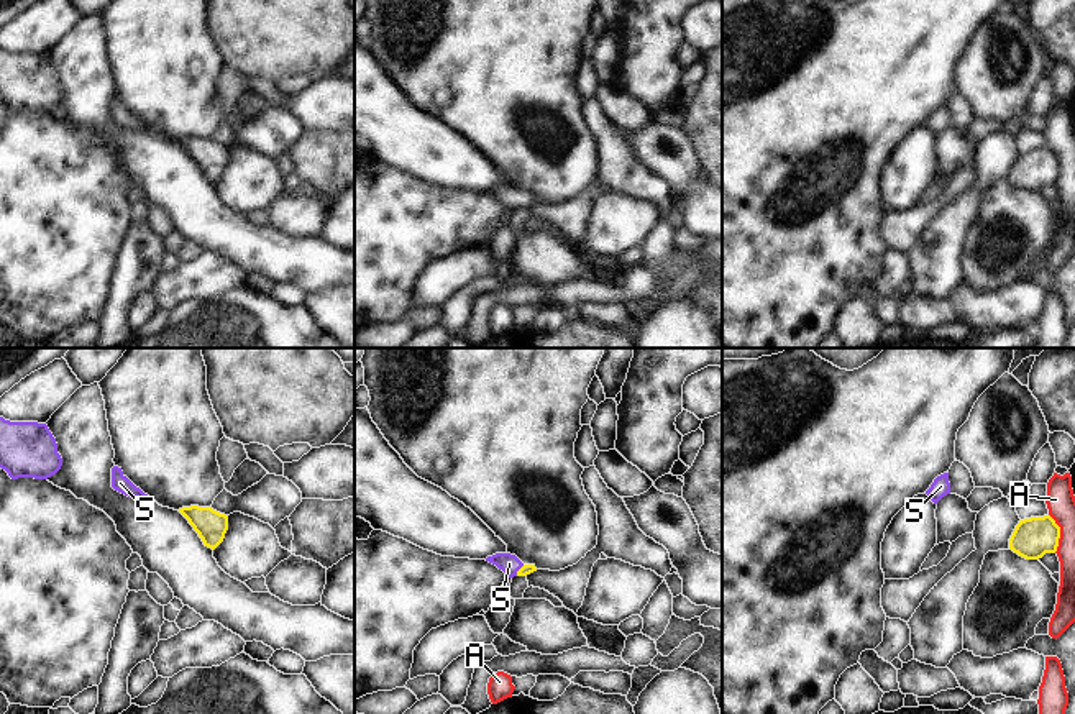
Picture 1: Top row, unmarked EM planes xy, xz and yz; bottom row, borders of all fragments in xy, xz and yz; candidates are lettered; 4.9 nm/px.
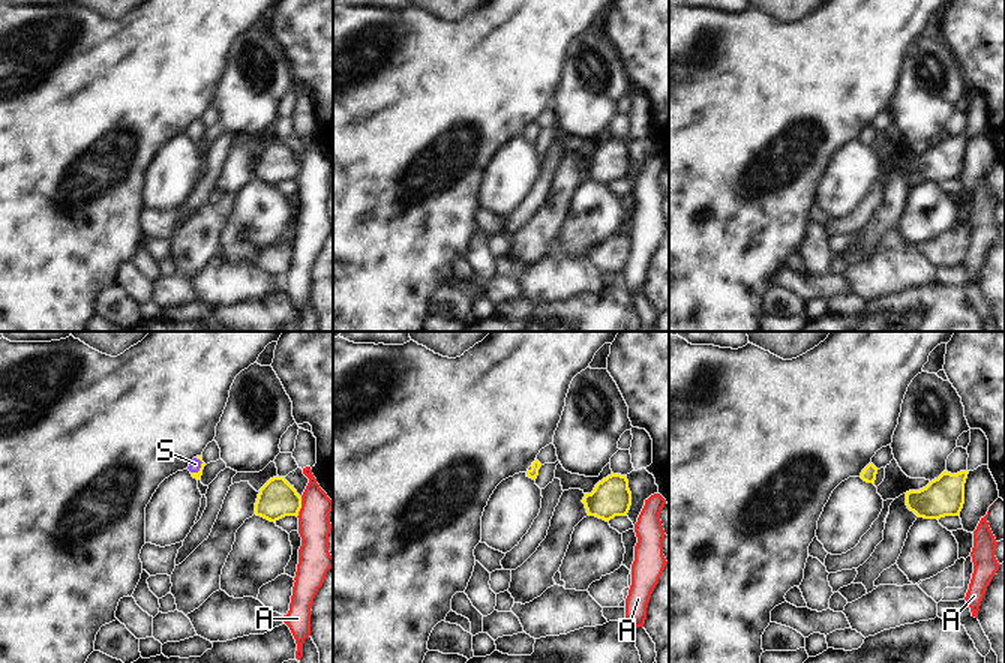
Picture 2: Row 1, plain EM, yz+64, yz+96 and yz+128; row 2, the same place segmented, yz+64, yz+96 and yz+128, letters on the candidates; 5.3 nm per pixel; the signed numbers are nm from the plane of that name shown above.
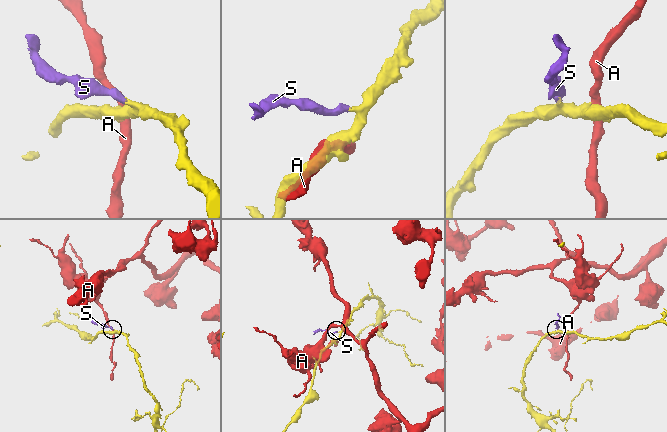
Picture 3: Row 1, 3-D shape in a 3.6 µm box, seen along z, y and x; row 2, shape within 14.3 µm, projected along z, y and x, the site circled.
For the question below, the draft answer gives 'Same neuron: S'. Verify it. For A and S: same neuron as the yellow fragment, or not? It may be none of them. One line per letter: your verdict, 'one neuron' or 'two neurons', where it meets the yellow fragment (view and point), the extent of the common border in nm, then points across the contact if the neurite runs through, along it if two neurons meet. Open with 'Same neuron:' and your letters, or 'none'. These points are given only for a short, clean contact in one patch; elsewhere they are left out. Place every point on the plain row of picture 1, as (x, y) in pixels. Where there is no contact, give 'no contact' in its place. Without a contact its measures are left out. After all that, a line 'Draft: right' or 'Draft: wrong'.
Same neuron: S
A: two neurons; meets yellow in yz at (1059, 166); contact 190 nm long; border along yz (1049, 146), (1059, 160), (1056, 184)
S: one neuron; meets yellow in xz at (519, 202); contact 70 nm long; runs through xz (526, 202), (519, 202), (509, 196)
Draft: right

